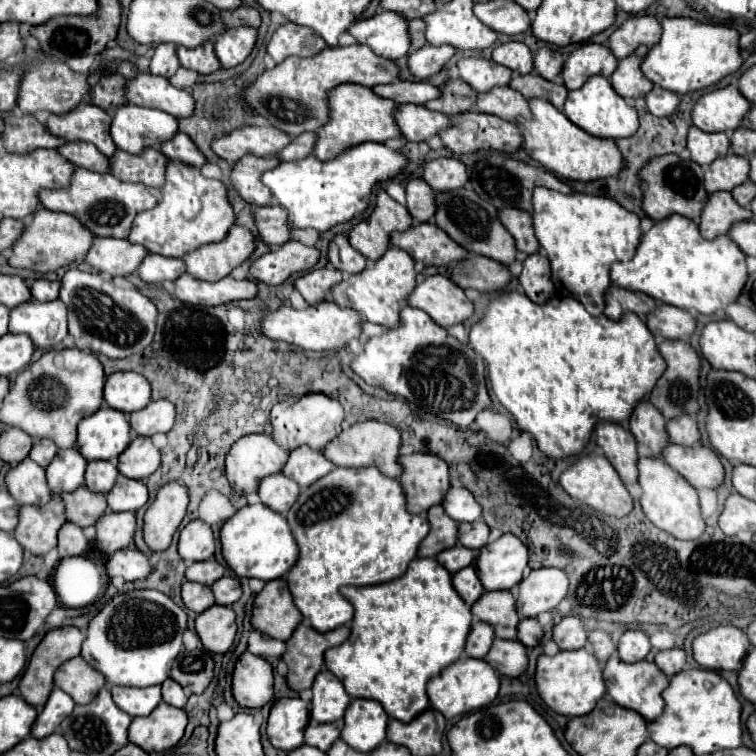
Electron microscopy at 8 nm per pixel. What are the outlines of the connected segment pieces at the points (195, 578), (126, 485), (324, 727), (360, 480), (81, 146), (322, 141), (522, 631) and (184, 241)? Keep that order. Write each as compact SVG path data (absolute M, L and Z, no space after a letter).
M209 558L205 562L193 562L193 564L189 564L187 570L185 570L185 580L211 586L223 574L225 574L225 566L221 566L215 558Z
M119 476L115 486L107 492L107 504L113 512L135 512L147 502L147 498L147 486L141 480L131 480L125 476Z
M337 720L333 724L309 724L309 728L305 728L305 744L327 752L331 744L339 738L341 728L343 720Z
M335 468L317 484L303 490L287 514L289 528L299 546L297 564L287 574L293 604L317 632L329 632L351 622L353 606L339 594L339 586L365 586L395 580L405 574L417 554L419 542L429 532L425 514L405 512L405 494L395 478L383 476L377 468Z
M67 142L65 146L59 148L59 154L79 168L87 168L93 172L109 172L109 158L103 156L93 144L85 142Z
M341 84L333 88L333 92L329 94L329 108L331 108L329 122L321 130L317 130L319 138L315 146L315 156L319 160L333 160L341 152L363 142L385 142L389 138L401 136L401 130L393 120L393 112L397 110L397 104L393 100L377 96L367 86Z
M523 618L517 626L517 640L525 644L525 648L533 648L539 644L543 630L535 618Z
M171 160L167 166L167 182L159 190L159 204L153 210L145 210L139 216L135 216L133 226L131 226L131 234L129 234L129 242L141 244L141 246L149 248L149 252L155 252L161 256L181 258L187 252L193 252L205 244L225 240L225 236L229 234L229 228L235 226L235 220L237 220L237 216L235 216L235 210L227 198L227 186L221 180L205 178L199 168Z

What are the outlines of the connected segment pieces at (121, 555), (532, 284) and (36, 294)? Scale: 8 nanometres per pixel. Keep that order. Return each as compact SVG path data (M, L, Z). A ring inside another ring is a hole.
M123 548L115 552L113 556L109 556L105 570L109 578L123 576L125 580L133 582L133 580L143 580L153 570L153 566L149 558L143 552L139 552L137 548Z
M541 252L527 256L527 260L523 262L523 272L519 276L519 282L525 288L525 294L535 304L545 304L553 294L551 268L547 256Z
M39 278L31 284L31 294L35 300L39 302L51 302L51 300L57 300L59 296L59 282L51 282L51 280L45 280L45 278Z

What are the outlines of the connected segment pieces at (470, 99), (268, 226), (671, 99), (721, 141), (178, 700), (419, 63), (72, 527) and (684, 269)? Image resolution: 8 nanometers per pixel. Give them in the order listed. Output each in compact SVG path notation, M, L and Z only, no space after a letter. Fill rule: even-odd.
M457 78L457 84L447 84L443 88L443 96L439 100L435 100L435 102L429 104L429 108L439 110L439 112L443 112L447 116L455 116L455 114L469 112L469 110L475 108L477 92L467 82ZM435 102L437 102L437 106L435 106Z
M279 204L255 208L255 220L261 240L269 246L281 246L291 240L293 228L289 228L289 214L285 208L279 208Z
M655 86L647 96L647 106L649 106L649 112L653 116L659 116L659 118L665 118L665 116L671 116L675 110L677 110L677 104L681 104L681 98L669 90L663 90L659 86Z
M691 126L687 136L687 148L691 152L691 158L701 166L709 166L713 160L727 156L729 146L731 142L727 134L707 134L697 126Z
M171 678L165 680L165 684L161 684L163 688L163 702L175 706L175 708L185 708L187 704L187 692Z
M423 46L421 50L409 54L409 68L411 74L419 80L431 78L453 58L455 48L453 46Z
M65 522L61 526L57 540L59 540L57 542L57 550L59 550L61 558L81 556L89 548L89 542L83 536L83 530L77 524L73 524L73 522Z
M669 216L643 234L631 260L615 262L611 266L611 282L621 288L645 292L659 302L683 310L715 314L739 298L747 282L747 266L745 254L729 236L705 240L693 220L689 222L683 216Z

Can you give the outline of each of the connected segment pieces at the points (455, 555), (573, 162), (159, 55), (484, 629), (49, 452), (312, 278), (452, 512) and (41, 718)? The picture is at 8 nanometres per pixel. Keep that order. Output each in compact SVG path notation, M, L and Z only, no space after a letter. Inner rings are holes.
M453 546L453 548L449 548L449 550L437 554L437 562L439 562L443 568L447 568L451 574L459 572L461 568L471 566L473 558L475 558L475 554L473 554L469 548L465 548L465 546Z
M529 100L533 120L521 118L521 134L523 134L523 150L547 170L575 182L589 182L599 178L617 176L621 172L621 152L615 140L589 136L585 130L577 128L563 112L553 108L553 104L545 100Z
M159 44L155 48L155 54L151 58L151 66L149 72L163 76L163 78L171 78L177 68L179 68L179 60L177 60L177 46L173 44Z
M473 620L467 642L465 642L465 654L471 658L483 658L485 652L489 652L489 646L493 644L493 628L481 620Z
M35 440L33 448L29 452L31 460L43 468L47 468L47 464L55 458L55 454L57 454L57 446L51 440Z
M321 268L321 270L311 270L307 274L303 274L301 278L297 278L295 288L305 296L305 300L313 306L319 302L327 300L329 288L333 288L333 284L339 284L343 280L343 274L335 268Z
M449 488L445 500L441 502L445 512L457 522L475 522L481 518L481 506L467 488Z
M53 688L53 692L49 694L47 704L39 712L37 720L33 722L31 736L33 738L43 738L43 736L53 734L57 730L57 724L61 724L61 720L65 716L69 716L69 712L73 710L73 706L75 706L75 702L71 700L69 694L65 694L59 688Z

